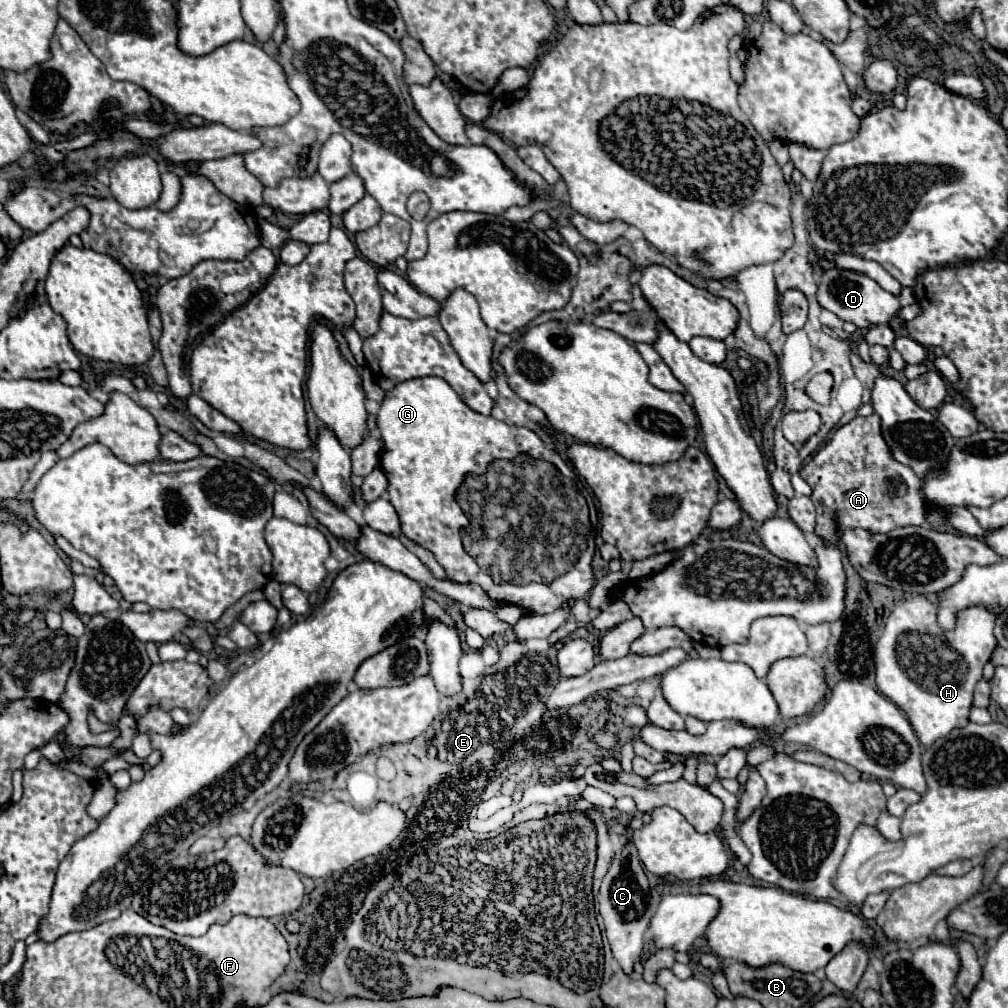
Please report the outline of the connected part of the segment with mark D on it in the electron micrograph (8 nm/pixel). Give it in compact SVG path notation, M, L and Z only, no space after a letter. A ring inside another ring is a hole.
M849 269L823 271L821 283L817 289L817 299L819 299L821 307L833 311L843 321L855 323L859 329L867 329L869 325L887 325L899 313L899 309L915 303L915 295L913 295L911 287L903 287L903 291L899 295L893 295L893 293L881 289L871 277L857 273L857 271L849 271Z

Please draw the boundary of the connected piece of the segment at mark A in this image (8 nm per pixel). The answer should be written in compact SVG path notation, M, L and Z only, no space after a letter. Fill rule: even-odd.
M857 415L851 423L837 429L831 441L813 455L799 475L813 489L811 499L817 507L815 533L831 543L837 543L841 533L851 527L861 527L869 533L889 533L907 525L925 525L927 507L923 505L923 499L919 499L921 479L911 467L893 459L891 449L881 435L879 415ZM883 475L899 475L899 479L911 487L911 495L907 495L907 499L887 499L887 495L879 491L879 479L883 479Z

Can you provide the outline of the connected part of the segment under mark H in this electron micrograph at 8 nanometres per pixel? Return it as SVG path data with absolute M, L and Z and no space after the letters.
M925 597L905 601L889 615L875 647L875 683L885 697L907 713L923 747L931 747L937 739L969 723L973 687L997 647L993 627L995 615L991 611L971 607L959 615L955 631L943 631L935 623L935 603Z

